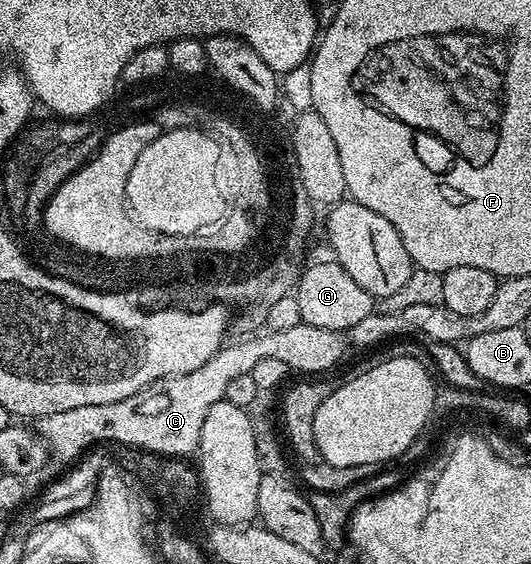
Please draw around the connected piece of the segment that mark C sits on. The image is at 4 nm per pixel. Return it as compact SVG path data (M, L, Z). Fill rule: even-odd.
M305 324L285 331L263 331L258 335L260 337L252 341L224 344L219 353L213 355L209 363L201 363L197 371L154 381L146 389L137 391L137 395L129 395L129 399L121 399L117 403L97 403L93 407L73 407L73 411L38 418L37 432L46 441L48 450L66 463L82 458L86 454L83 452L98 441L116 441L119 445L136 445L139 451L186 458L199 448L201 427L205 427L209 407L224 400L225 387L229 387L237 375L251 373L261 359L281 359L288 370L295 372L296 369L303 373L299 375L323 375L349 349L344 334Z

